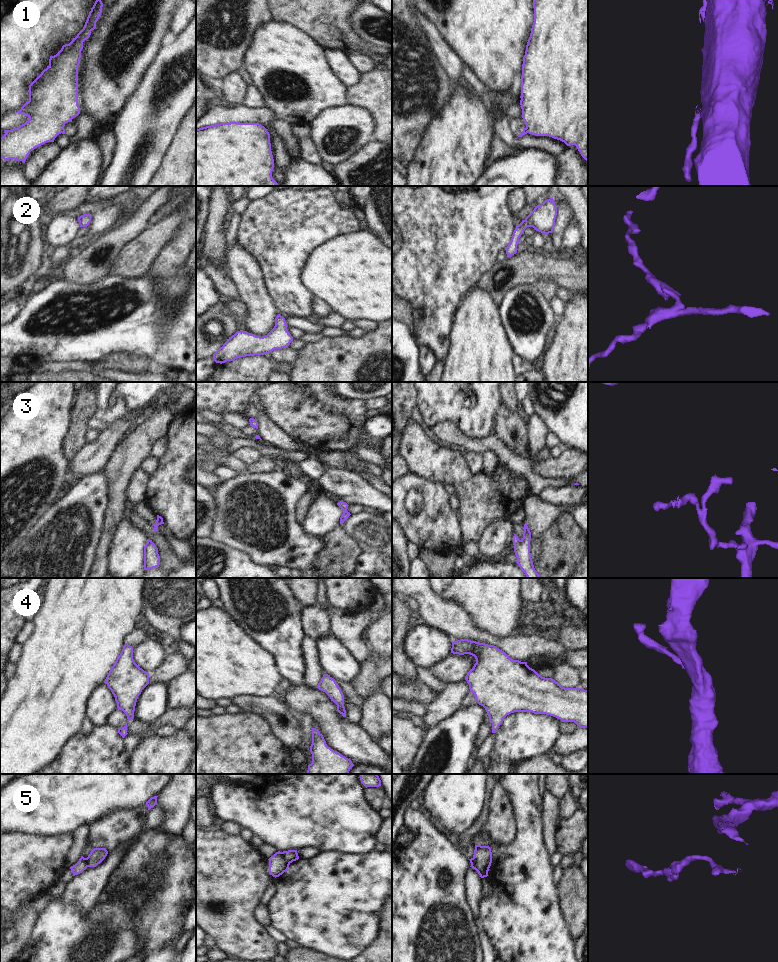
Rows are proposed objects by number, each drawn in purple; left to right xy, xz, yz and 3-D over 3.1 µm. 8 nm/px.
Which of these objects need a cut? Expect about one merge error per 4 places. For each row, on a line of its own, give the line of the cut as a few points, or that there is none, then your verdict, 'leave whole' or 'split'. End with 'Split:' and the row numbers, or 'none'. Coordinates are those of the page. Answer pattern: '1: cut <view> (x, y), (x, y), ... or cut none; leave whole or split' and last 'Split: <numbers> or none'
1: cut xy (63, 126), (61, 132); split
2: cut none; leave whole
3: cut none; leave whole
4: cut none; leave whole
5: cut xz (281, 852), (290, 862); split
Split: 1, 5

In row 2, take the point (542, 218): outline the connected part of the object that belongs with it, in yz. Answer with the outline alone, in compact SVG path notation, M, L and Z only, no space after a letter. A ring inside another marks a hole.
M553 198L545 200L541 205L537 205L534 210L516 226L511 241L505 247L507 257L517 253L519 238L524 234L527 227L533 227L536 231L544 234L553 232L555 219L557 216L557 207Z

